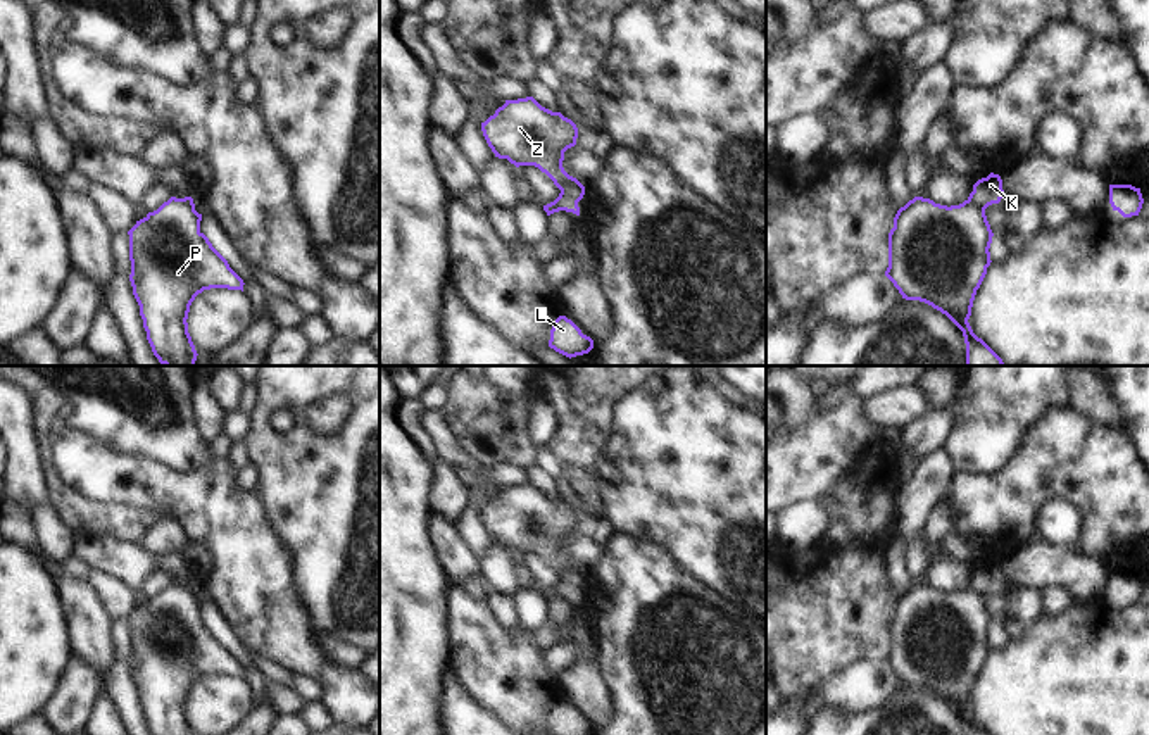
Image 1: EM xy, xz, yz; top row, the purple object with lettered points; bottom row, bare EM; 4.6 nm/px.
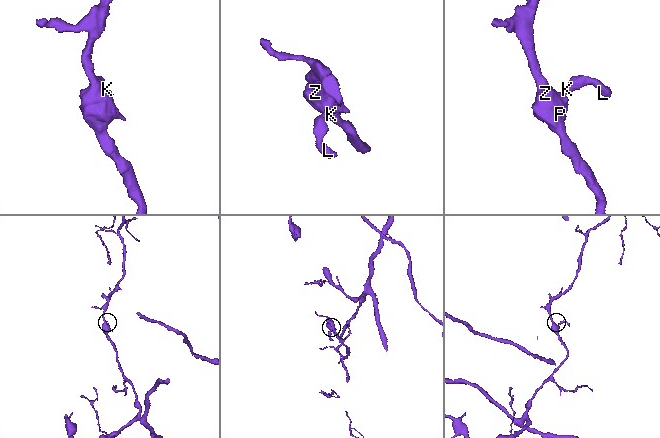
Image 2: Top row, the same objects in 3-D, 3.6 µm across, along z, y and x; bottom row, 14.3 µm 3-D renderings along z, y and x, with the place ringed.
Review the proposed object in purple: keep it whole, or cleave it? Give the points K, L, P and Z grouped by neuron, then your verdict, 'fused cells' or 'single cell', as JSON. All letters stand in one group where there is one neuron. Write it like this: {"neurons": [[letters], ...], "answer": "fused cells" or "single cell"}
{"neurons": [["K", "L"], ["P", "Z"]], "answer": "fused cells"}

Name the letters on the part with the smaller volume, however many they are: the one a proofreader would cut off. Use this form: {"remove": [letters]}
{"remove": ["K", "L"]}

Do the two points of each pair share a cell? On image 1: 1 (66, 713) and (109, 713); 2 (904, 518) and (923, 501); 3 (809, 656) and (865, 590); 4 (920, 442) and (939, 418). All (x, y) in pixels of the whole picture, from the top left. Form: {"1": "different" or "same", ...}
{"1": "different", "2": "same", "3": "same", "4": "same"}

